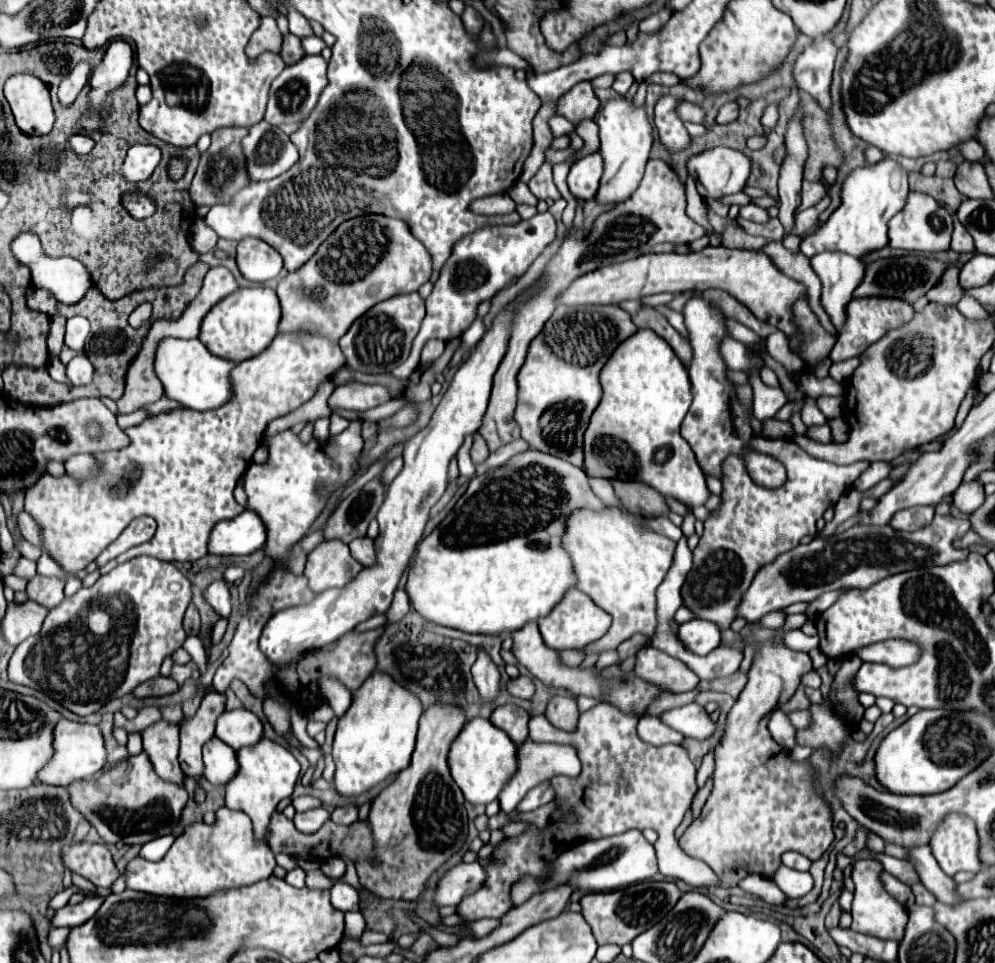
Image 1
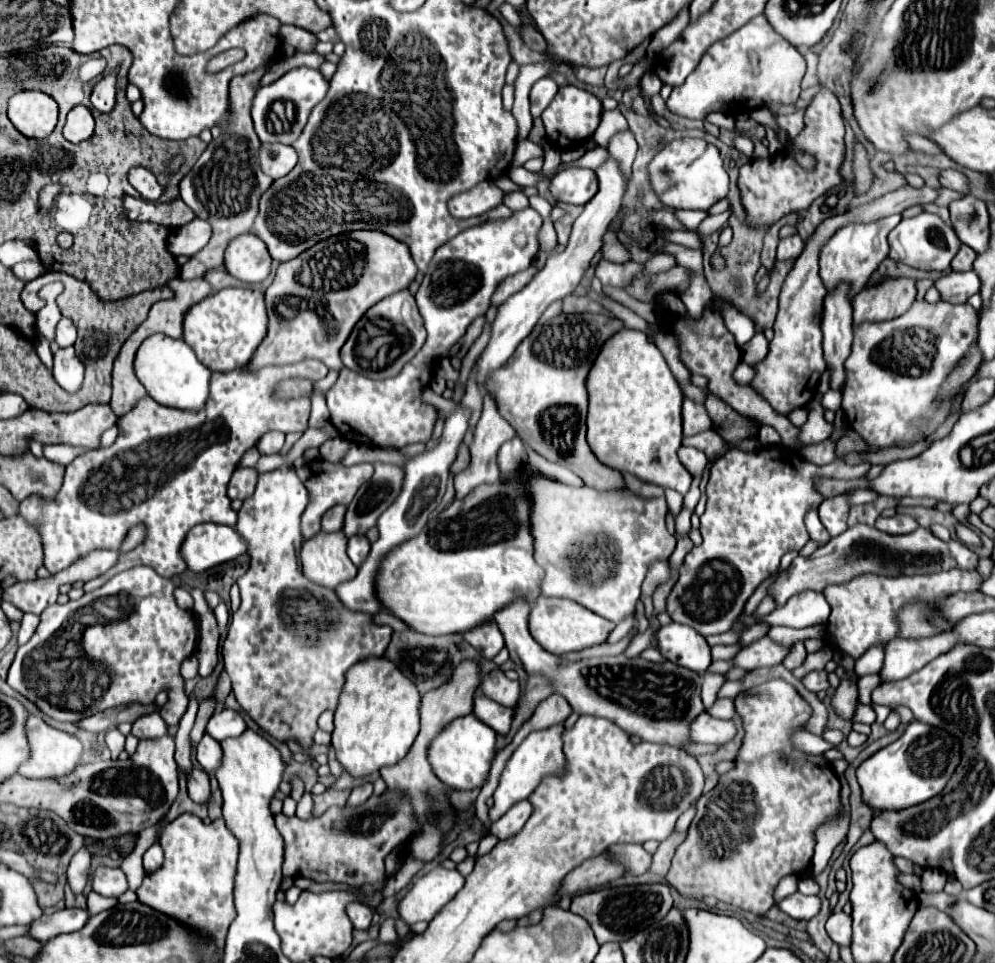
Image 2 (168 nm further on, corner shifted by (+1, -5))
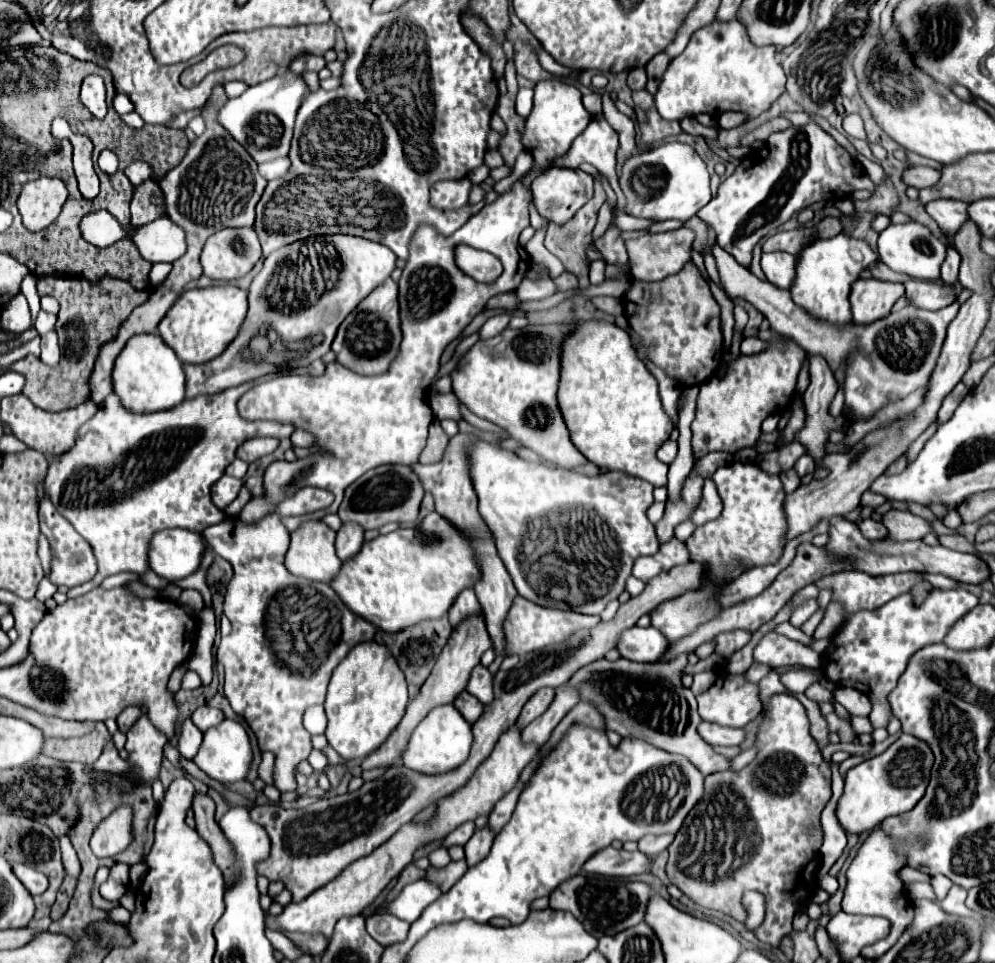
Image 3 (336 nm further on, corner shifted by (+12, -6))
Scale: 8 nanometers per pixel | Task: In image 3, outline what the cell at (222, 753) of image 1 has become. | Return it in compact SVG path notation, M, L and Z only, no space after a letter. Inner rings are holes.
M188 718L180 726L180 736L178 736L178 750L184 758L194 758L202 744L202 732L194 726L194 722Z

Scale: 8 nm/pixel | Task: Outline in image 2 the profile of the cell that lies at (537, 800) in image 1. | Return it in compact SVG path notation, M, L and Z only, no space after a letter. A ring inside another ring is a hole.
M527 799L519 801L499 821L493 823L493 827L491 827L489 833L497 835L499 839L507 839L507 837L511 837L511 835L515 835L515 833L521 831L521 827L525 825L525 821L529 819L531 813L533 813L531 803Z

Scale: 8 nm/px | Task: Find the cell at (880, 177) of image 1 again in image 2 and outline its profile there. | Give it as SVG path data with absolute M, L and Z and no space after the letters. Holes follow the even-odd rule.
M901 214L891 215L873 223L849 223L841 227L819 251L819 275L825 287L833 287L837 281L847 281L853 287L853 295L857 295L869 281L871 273L879 267L879 263L888 256L889 241L887 235L901 221Z

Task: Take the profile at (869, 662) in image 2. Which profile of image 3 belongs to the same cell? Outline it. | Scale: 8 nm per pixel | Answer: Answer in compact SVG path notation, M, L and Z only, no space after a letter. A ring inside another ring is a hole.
M932 590L922 606L912 604L910 594L902 594L876 610L862 610L850 616L832 636L830 646L822 654L820 670L836 686L850 686L864 692L872 702L870 722L874 728L886 728L892 716L888 694L896 688L900 674L906 670L910 656L922 646L942 642L946 632L978 604L968 590Z

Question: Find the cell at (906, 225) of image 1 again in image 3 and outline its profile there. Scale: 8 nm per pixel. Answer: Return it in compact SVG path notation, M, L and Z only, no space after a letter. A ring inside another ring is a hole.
M920 222L890 224L878 238L878 254L880 254L880 260L886 266L890 266L894 272L902 272L918 280L940 280L940 266L946 256L946 244L940 242Z

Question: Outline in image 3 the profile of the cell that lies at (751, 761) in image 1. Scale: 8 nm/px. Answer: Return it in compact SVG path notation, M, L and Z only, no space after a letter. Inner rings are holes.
M778 694L778 696L772 696L770 698L770 706L768 706L768 712L766 712L766 720L760 724L760 730L758 730L758 740L756 740L756 748L760 750L758 756L746 766L742 768L740 772L736 774L712 774L712 776L706 776L706 794L704 798L694 806L694 810L686 816L680 832L676 834L674 842L670 844L670 860L668 860L668 866L666 866L666 872L668 872L668 878L672 884L676 884L692 902L704 906L704 908L712 908L712 910L718 910L718 912L724 912L728 916L732 916L734 920L744 920L746 918L746 912L740 904L740 898L746 890L756 890L760 894L764 894L766 898L766 918L764 918L764 930L754 930L754 936L760 940L760 942L766 942L770 946L780 946L782 938L788 936L792 932L792 918L794 914L808 906L808 902L812 900L812 896L816 894L818 890L818 868L820 868L820 846L822 846L822 838L824 838L824 832L822 832L822 824L820 824L820 814L824 810L824 806L828 804L828 800L832 798L832 790L830 790L830 768L828 768L828 762L822 758L822 752L818 748L818 742L812 738L810 734L810 722L808 722L808 716L806 716L806 710L804 706L792 696L792 694Z

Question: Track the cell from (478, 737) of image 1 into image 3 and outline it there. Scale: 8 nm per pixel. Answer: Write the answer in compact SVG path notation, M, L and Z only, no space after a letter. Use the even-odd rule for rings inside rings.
M444 704L434 710L414 728L410 736L410 744L406 744L406 752L402 754L404 766L422 774L442 774L458 768L470 752L472 746L472 730L470 724L462 718L462 714L452 706Z

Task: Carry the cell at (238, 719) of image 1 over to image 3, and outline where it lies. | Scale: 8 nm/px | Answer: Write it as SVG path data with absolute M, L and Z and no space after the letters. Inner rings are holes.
M200 706L200 708L196 708L194 714L192 714L192 722L194 722L202 732L206 732L208 728L220 724L222 718L224 718L222 710L210 708L210 706Z

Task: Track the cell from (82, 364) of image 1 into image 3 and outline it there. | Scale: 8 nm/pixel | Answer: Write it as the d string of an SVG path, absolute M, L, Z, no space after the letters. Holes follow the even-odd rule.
M48 332L48 336L40 336L40 338L42 338L42 344L40 344L42 346L42 356L40 356L40 360L50 364L50 366L58 364L58 360L60 360L60 346L58 346L56 332Z

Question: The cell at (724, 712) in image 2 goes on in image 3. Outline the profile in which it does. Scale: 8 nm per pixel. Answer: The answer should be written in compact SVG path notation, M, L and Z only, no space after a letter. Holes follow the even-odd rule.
M726 668L716 670L716 680L714 684L700 696L698 700L698 712L702 720L714 722L720 726L730 726L730 728L744 728L748 722L752 722L760 712L762 712L762 702L760 702L760 688L758 684L752 684L746 680L746 674L732 676Z

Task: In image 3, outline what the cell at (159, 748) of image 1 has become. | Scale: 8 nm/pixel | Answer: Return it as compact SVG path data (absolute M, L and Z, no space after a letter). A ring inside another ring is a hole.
M130 706L130 708L122 710L122 714L118 714L118 718L116 718L118 730L120 730L120 732L126 732L140 716L142 716L142 712L140 712L138 706Z

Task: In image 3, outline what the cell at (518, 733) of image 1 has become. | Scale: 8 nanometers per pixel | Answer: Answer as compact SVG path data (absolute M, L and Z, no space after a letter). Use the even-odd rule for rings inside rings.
M466 690L458 694L458 698L454 700L454 706L458 708L458 712L460 712L470 724L476 722L478 716L482 714L482 704L480 704L472 694L468 694Z

